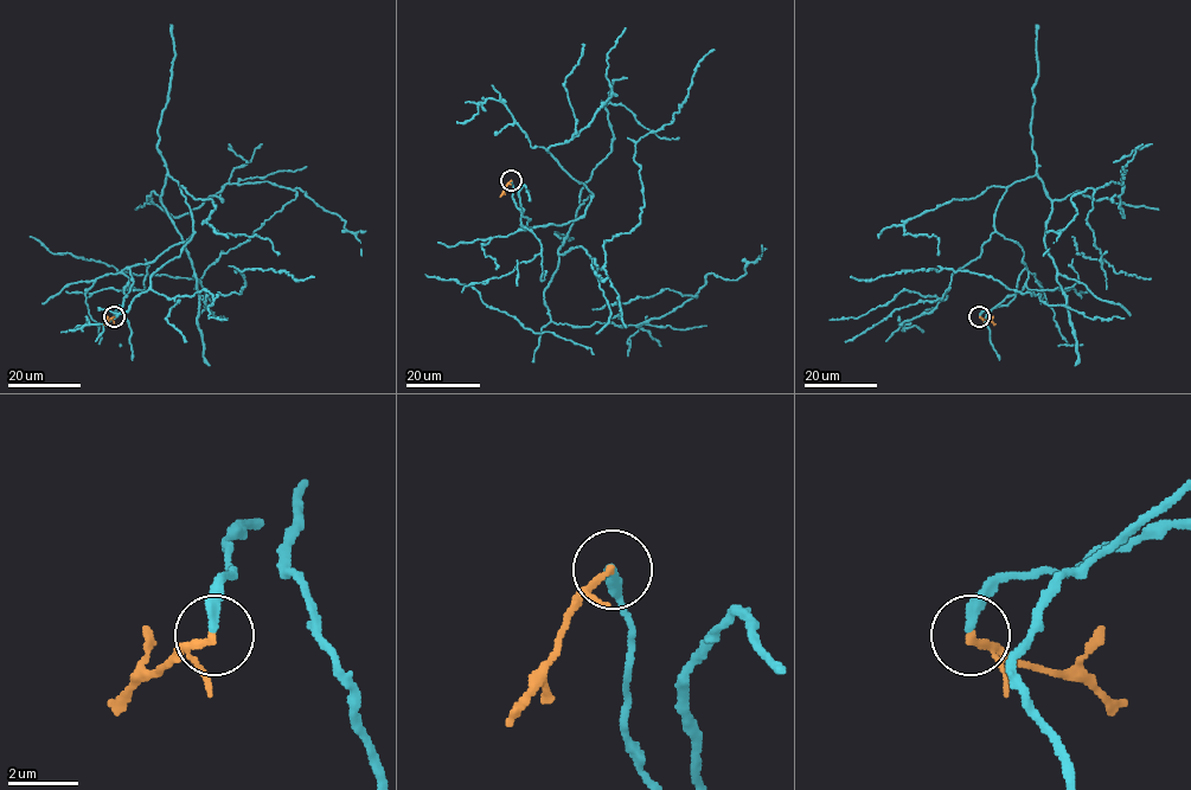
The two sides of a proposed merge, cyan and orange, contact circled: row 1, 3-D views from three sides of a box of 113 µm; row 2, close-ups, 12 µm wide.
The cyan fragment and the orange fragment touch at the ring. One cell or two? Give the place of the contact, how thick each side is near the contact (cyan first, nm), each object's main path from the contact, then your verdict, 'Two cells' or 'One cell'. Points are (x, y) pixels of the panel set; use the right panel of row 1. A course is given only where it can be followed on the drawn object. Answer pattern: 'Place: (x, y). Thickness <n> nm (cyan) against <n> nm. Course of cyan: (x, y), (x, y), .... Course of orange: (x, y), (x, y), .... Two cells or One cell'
Place: (979, 316). Thickness 280 nm (cyan) against 200 nm. Course of cyan: (979, 316), (1015, 296), (1024, 251), (994, 214), (1036, 175), (1065, 304), (959, 270), (850, 276). Course of orange: (979, 316), (996, 323). Two cells

